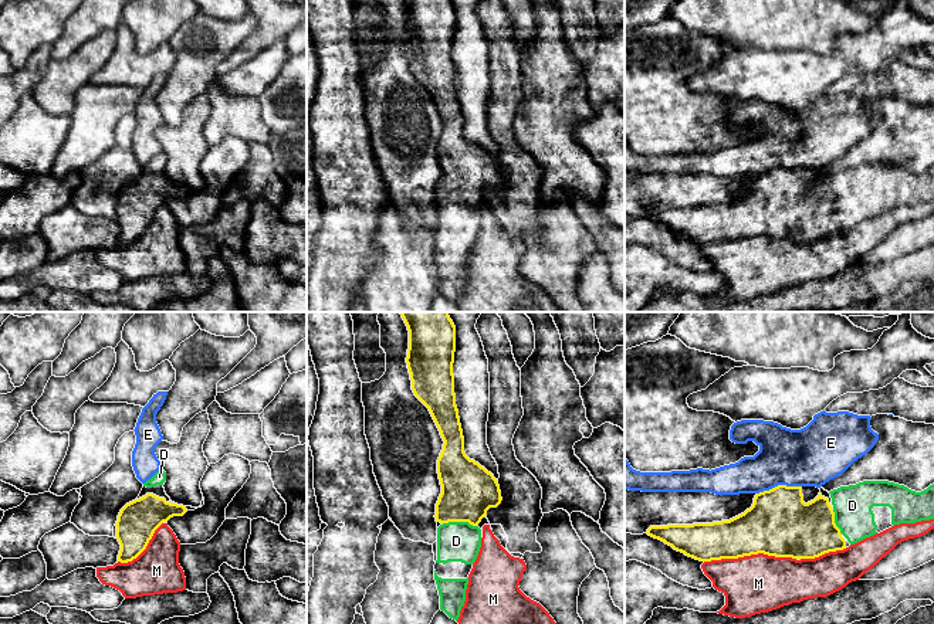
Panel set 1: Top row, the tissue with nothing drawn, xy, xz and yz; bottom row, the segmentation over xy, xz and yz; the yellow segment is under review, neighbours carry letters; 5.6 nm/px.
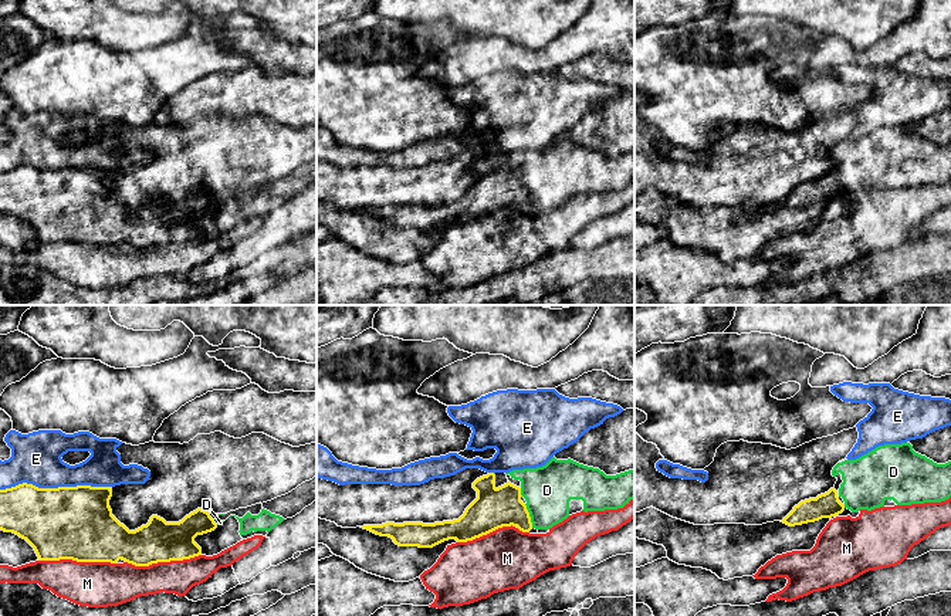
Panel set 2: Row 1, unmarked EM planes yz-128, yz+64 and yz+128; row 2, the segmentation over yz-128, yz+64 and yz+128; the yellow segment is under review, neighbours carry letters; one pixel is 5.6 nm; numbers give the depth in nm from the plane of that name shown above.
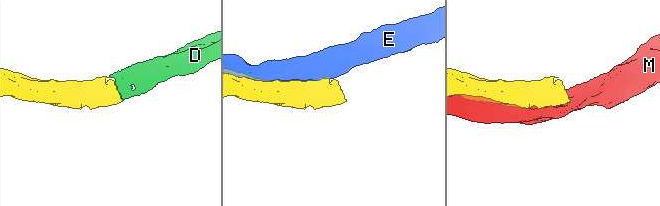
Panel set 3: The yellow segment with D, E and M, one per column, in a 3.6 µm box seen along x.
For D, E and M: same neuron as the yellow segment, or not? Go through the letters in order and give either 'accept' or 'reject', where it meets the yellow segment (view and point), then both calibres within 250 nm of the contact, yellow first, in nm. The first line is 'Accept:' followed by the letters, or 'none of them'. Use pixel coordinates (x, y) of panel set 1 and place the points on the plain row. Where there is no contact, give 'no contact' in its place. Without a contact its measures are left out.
Accept: D
D: accept; meets yellow in xz at (460, 203); 300 nm thick on the yellow side, 220 nm on the other
E: reject; meets yellow in yz at (778, 168); 380 nm thick on the yellow side, 340 nm on the other
M: reject; meets yellow in yz at (750, 237); 380 nm thick on the yellow side, 340 nm on the other

